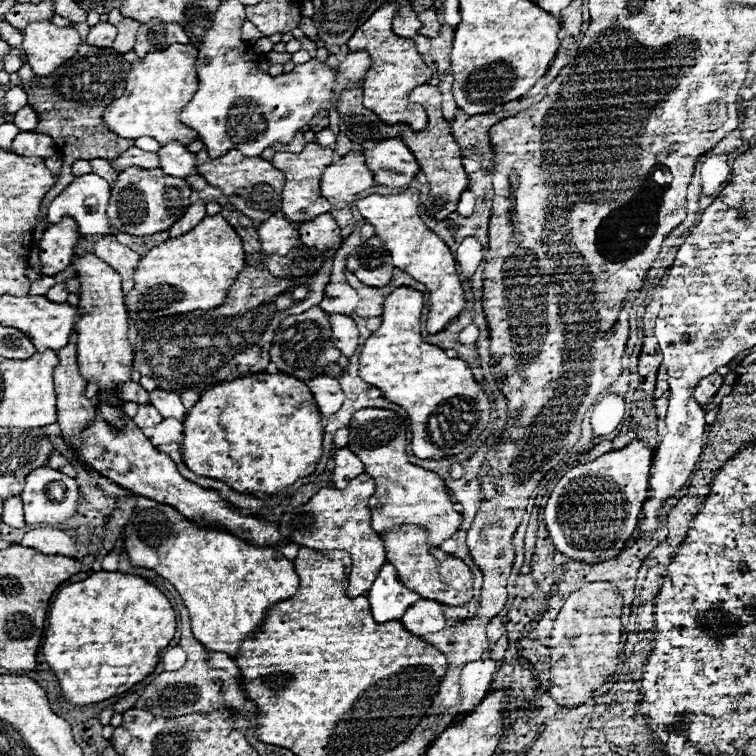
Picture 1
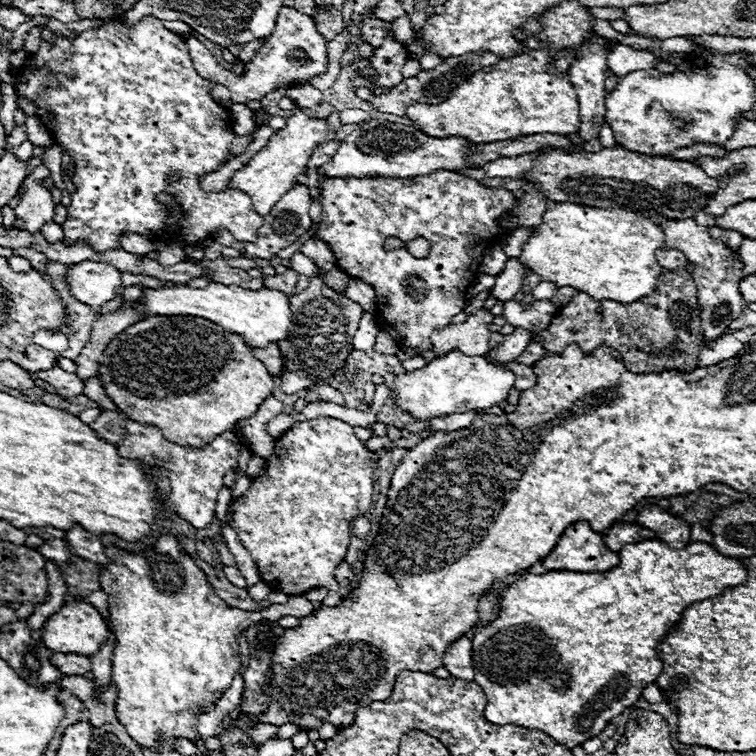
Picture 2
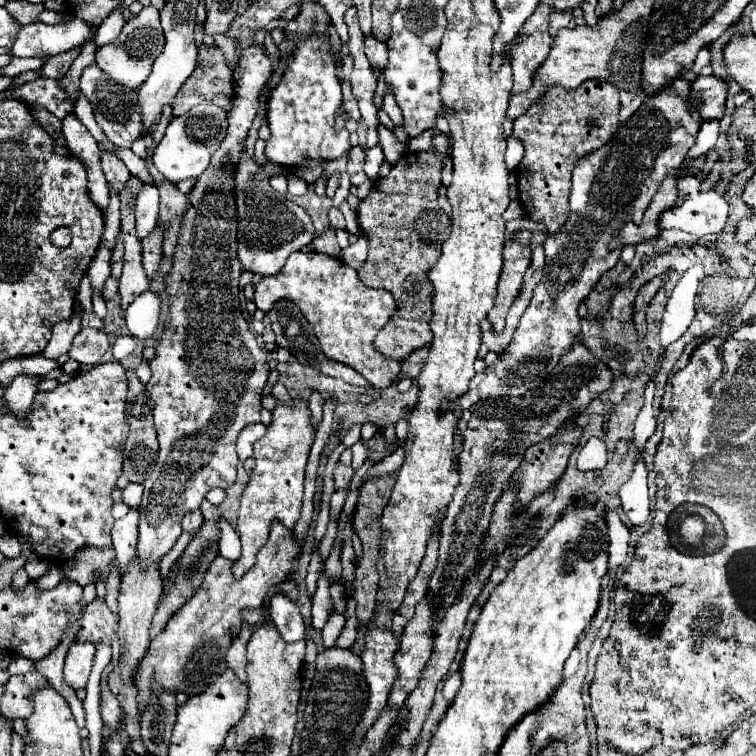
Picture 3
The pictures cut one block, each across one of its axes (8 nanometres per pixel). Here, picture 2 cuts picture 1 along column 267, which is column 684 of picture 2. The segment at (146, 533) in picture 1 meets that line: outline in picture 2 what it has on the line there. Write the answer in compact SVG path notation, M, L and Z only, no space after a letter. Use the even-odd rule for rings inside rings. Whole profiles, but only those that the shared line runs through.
M646 540L646 542L638 542L638 544L626 544L618 554L620 554L620 564L616 568L608 570L608 572L584 574L584 572L556 570L556 572L546 572L546 574L524 574L520 580L516 580L514 584L510 584L502 592L500 616L492 624L488 624L486 628L478 630L472 638L474 680L476 680L478 686L482 686L484 694L488 698L486 710L484 710L484 718L488 722L492 722L492 724L514 724L514 726L522 726L522 728L528 728L528 730L542 730L544 734L550 734L550 738L554 738L558 744L562 744L570 750L574 746L580 746L582 742L586 742L590 738L596 738L606 728L610 718L620 716L628 706L636 704L640 700L642 690L662 674L664 662L658 656L658 646L660 646L662 638L670 632L670 628L676 626L682 620L686 606L700 602L700 600L714 598L728 588L744 584L746 578L748 578L748 570L738 558L722 556L708 542L692 542L690 546L686 546L686 550L670 550L670 546L666 546L664 542Z

